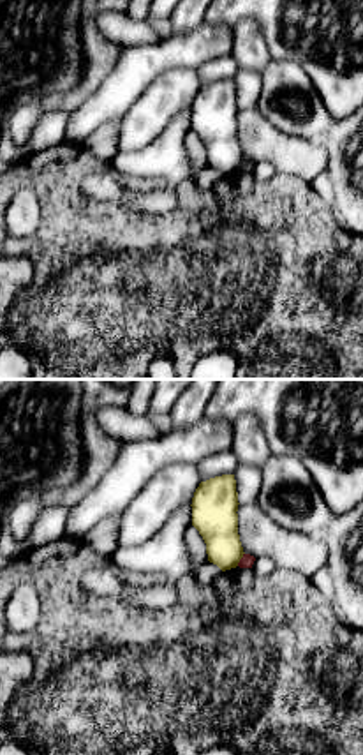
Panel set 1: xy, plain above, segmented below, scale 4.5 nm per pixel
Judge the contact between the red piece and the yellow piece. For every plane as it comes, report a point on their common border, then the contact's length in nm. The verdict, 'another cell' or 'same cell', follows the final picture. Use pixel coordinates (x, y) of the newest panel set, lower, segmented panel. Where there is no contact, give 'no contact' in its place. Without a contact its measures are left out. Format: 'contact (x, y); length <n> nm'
contact (240, 560); length 70 nm

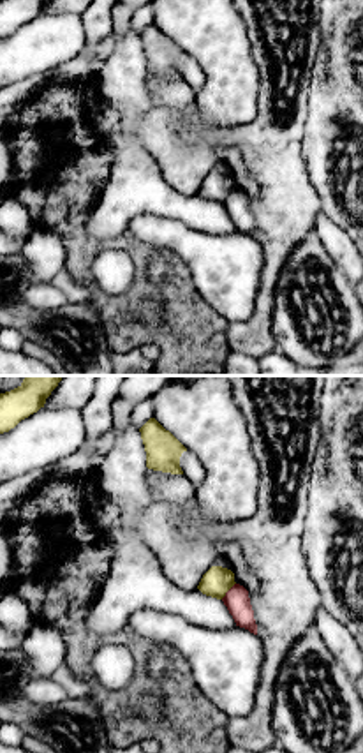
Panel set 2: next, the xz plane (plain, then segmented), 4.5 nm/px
contact (228, 591); length 100 nm

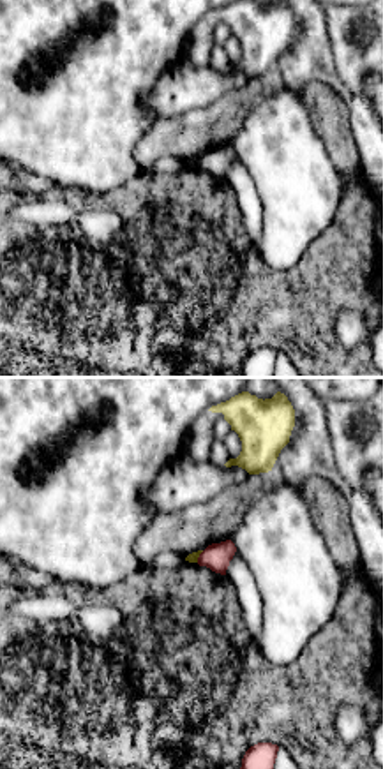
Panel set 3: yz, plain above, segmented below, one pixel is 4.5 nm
contact (200, 556); length 70 nm

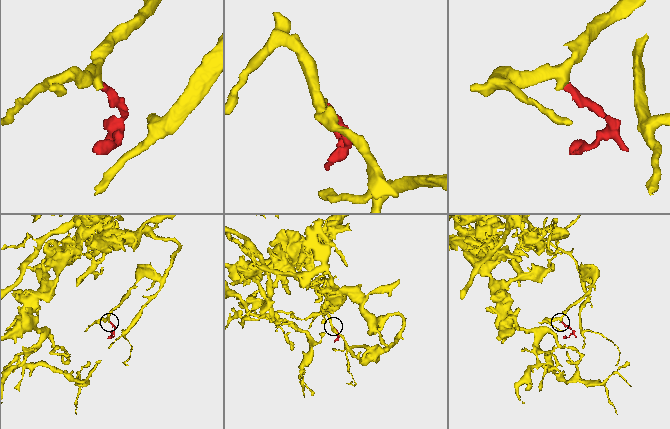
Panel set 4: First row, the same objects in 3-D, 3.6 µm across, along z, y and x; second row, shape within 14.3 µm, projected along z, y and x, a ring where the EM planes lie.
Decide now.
another cell

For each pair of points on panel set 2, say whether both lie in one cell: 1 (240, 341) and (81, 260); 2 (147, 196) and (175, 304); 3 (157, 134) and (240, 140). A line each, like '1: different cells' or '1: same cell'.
1: different cells
2: different cells
3: same cell

